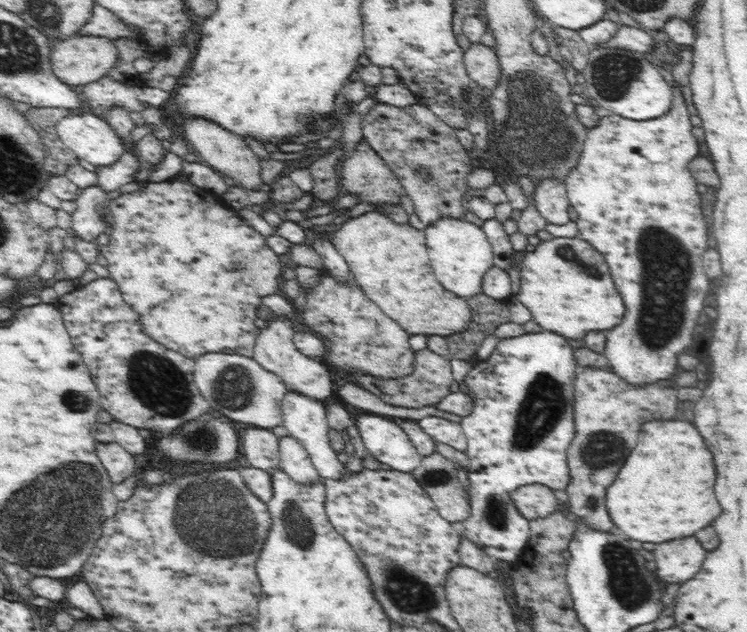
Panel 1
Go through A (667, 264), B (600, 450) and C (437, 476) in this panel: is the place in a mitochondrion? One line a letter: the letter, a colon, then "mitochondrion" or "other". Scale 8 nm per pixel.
A: mitochondrion
B: mitochondrion
C: mitochondrion

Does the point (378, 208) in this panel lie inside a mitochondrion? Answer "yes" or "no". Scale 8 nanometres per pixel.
no

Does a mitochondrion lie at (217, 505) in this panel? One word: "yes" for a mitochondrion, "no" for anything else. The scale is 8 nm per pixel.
yes

